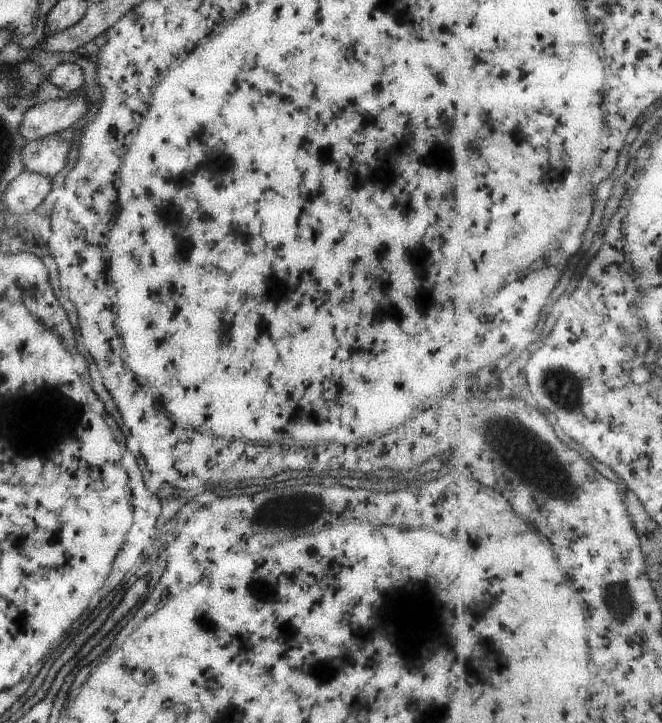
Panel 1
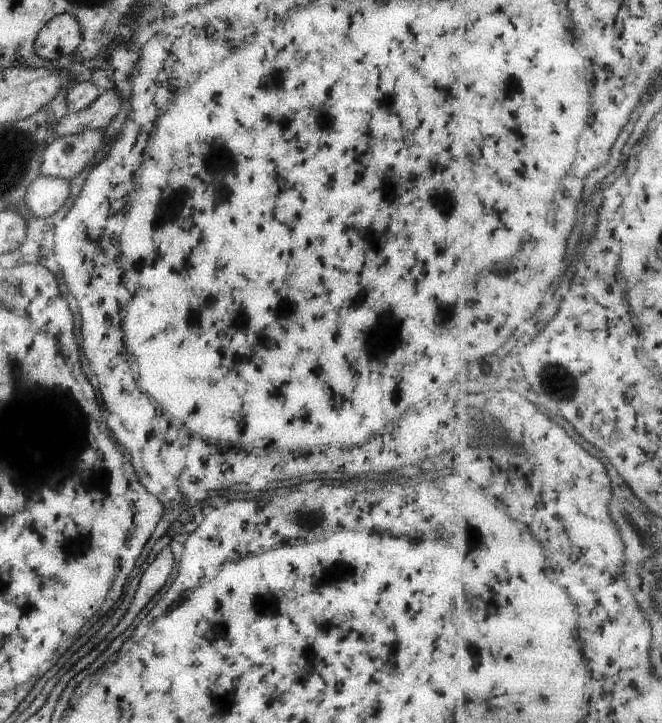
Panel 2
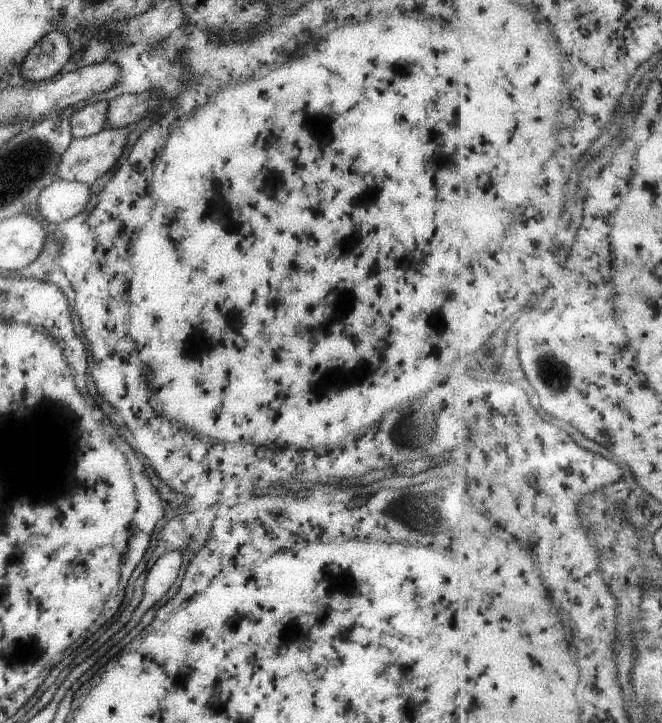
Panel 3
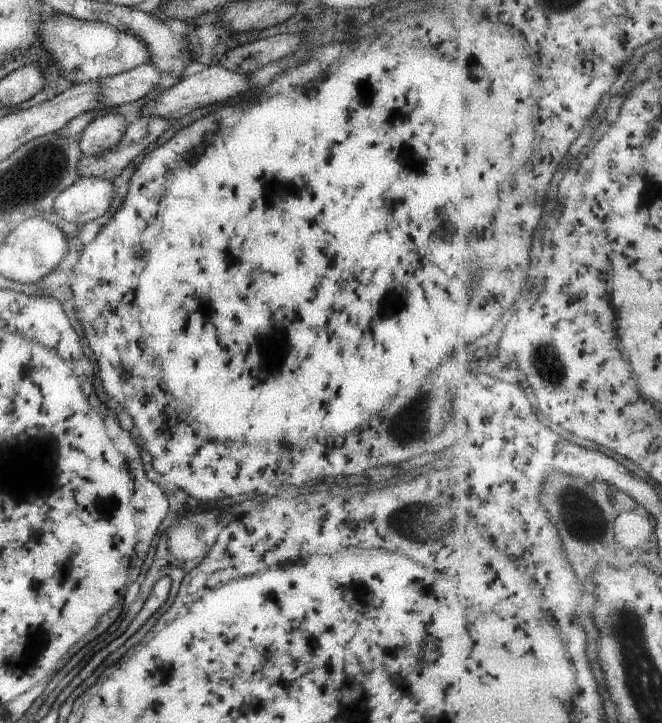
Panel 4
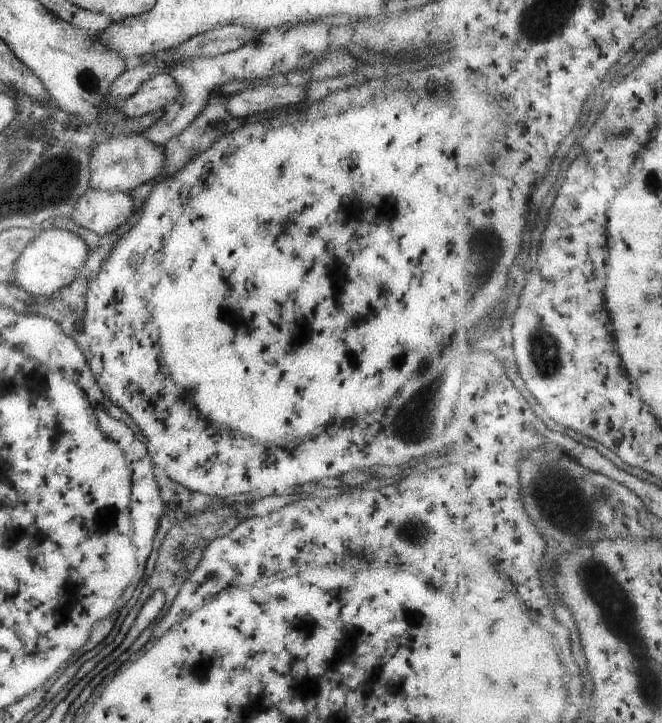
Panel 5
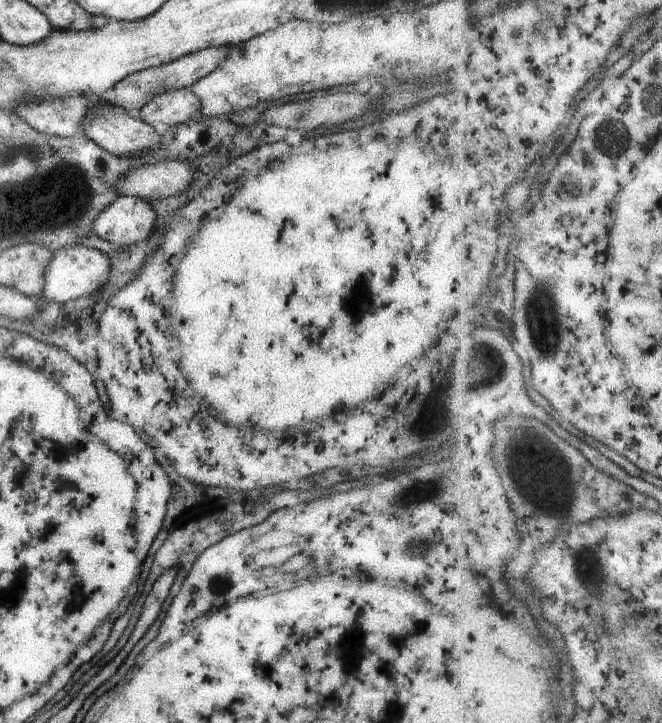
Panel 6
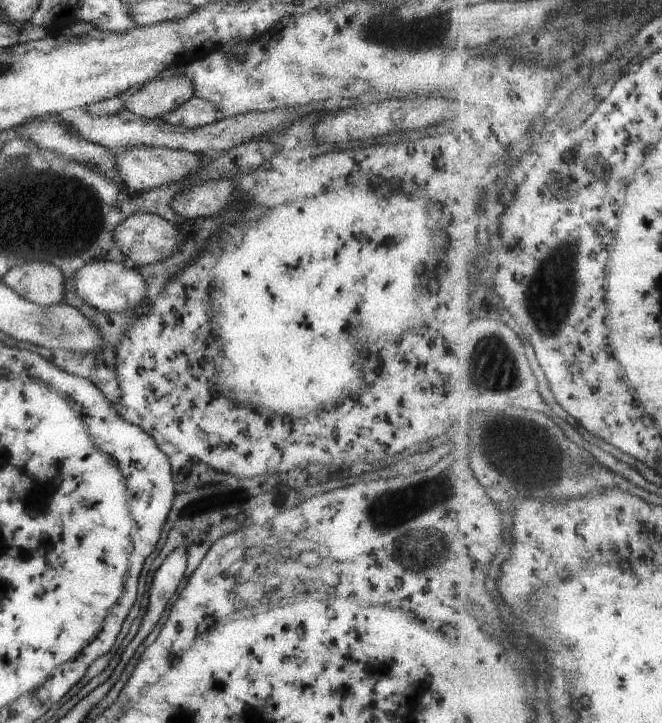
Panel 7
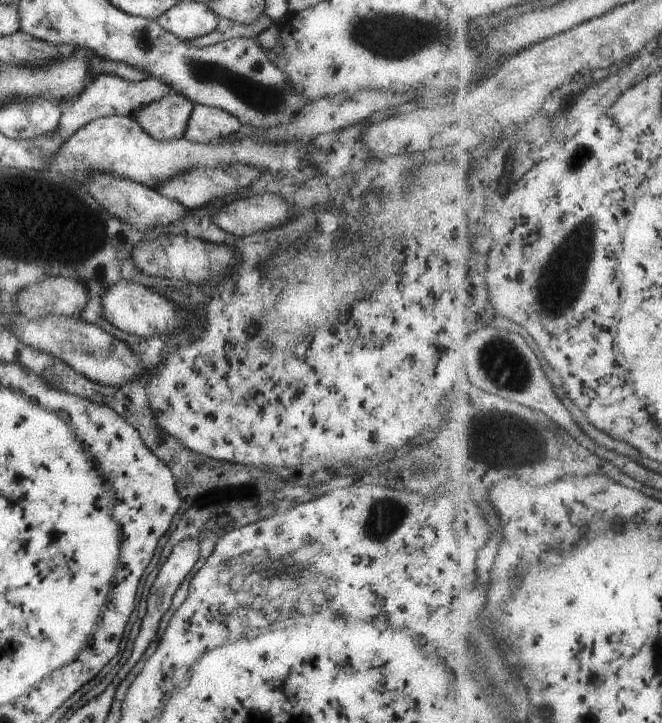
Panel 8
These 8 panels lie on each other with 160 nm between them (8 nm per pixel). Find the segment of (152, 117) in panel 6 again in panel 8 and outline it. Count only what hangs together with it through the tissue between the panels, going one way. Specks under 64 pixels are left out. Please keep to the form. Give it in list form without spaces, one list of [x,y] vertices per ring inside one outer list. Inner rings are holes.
[[[195,105],[186,122],[183,138],[192,143],[219,141],[240,128],[240,122],[220,108]]]

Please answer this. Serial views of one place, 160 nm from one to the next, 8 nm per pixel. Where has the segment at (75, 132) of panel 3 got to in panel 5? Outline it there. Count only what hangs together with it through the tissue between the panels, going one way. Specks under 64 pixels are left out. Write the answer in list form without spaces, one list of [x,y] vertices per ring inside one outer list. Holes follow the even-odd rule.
[[[123,135],[94,143],[88,158],[90,177],[88,186],[98,191],[121,191],[127,193],[145,182],[153,182],[152,179],[159,178],[163,166],[163,147],[153,144],[149,139],[141,135]]]

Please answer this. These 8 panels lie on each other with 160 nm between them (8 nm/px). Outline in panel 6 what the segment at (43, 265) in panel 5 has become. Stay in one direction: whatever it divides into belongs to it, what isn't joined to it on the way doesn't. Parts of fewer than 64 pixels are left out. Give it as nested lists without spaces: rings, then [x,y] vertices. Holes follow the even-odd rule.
[[[84,246],[59,247],[52,252],[43,273],[41,301],[64,303],[99,291],[110,279],[110,266],[109,258],[97,249],[89,250]]]

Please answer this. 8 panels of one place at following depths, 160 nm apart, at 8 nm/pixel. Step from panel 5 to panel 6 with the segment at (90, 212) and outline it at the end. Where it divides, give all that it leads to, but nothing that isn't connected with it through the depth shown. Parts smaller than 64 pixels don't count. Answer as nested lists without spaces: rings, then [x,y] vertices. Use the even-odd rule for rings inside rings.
[[[117,195],[92,222],[93,232],[99,238],[127,246],[143,242],[154,226],[155,213],[150,202],[131,195]]]

